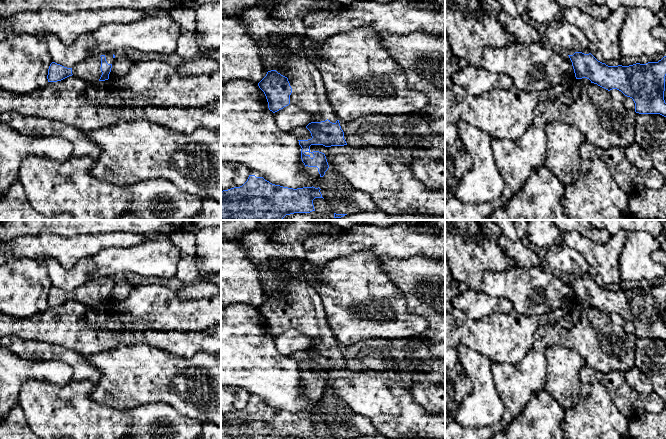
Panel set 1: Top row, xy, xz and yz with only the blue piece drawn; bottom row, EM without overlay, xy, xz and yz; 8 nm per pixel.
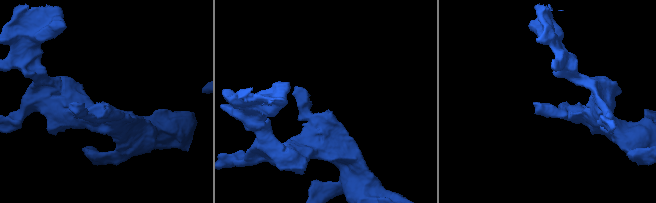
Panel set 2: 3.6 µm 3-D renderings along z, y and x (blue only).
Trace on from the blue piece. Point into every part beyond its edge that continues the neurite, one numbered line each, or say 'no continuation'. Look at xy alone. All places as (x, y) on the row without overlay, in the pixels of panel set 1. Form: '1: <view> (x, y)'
1: xy (89, 294)

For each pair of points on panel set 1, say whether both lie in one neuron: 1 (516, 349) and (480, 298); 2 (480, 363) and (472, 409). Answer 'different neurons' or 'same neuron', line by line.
1: different neurons
2: same neuron

